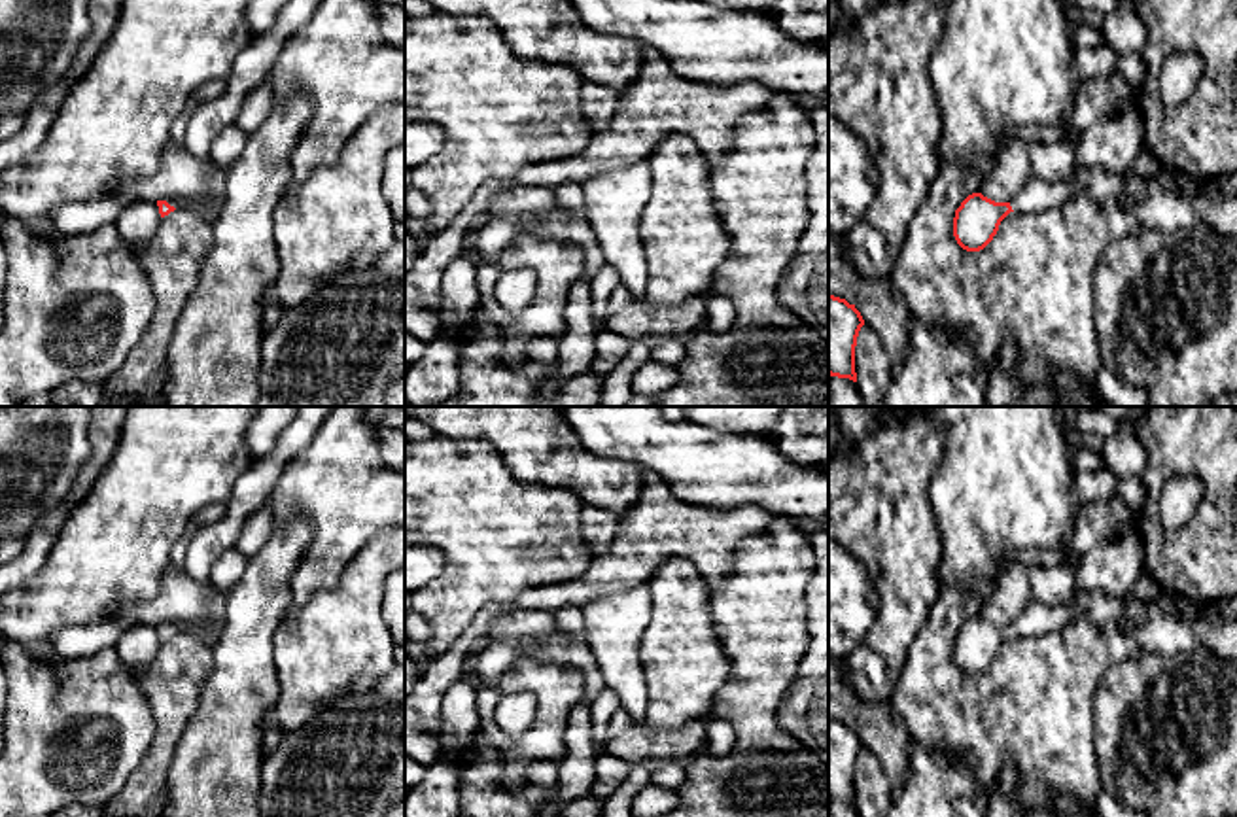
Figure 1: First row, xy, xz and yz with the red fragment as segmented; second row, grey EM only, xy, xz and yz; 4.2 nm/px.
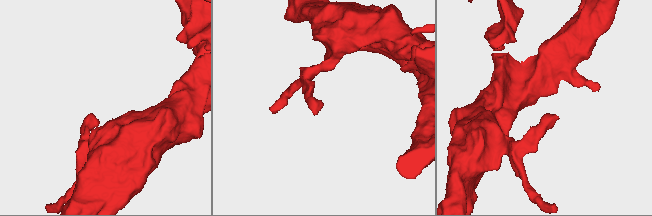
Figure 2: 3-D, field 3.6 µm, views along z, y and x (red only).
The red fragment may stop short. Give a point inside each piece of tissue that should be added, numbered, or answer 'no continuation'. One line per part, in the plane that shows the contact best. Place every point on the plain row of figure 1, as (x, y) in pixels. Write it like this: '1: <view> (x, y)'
1: xy (207, 632)

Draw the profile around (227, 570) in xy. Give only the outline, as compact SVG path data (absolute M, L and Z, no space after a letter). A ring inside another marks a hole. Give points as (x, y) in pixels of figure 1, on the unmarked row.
M231 547L214 564L208 575L210 584L227 594L240 581L248 562L236 547Z

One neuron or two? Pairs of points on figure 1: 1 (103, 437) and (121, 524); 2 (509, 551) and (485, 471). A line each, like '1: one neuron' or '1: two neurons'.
1: two neurons
2: one neuron

